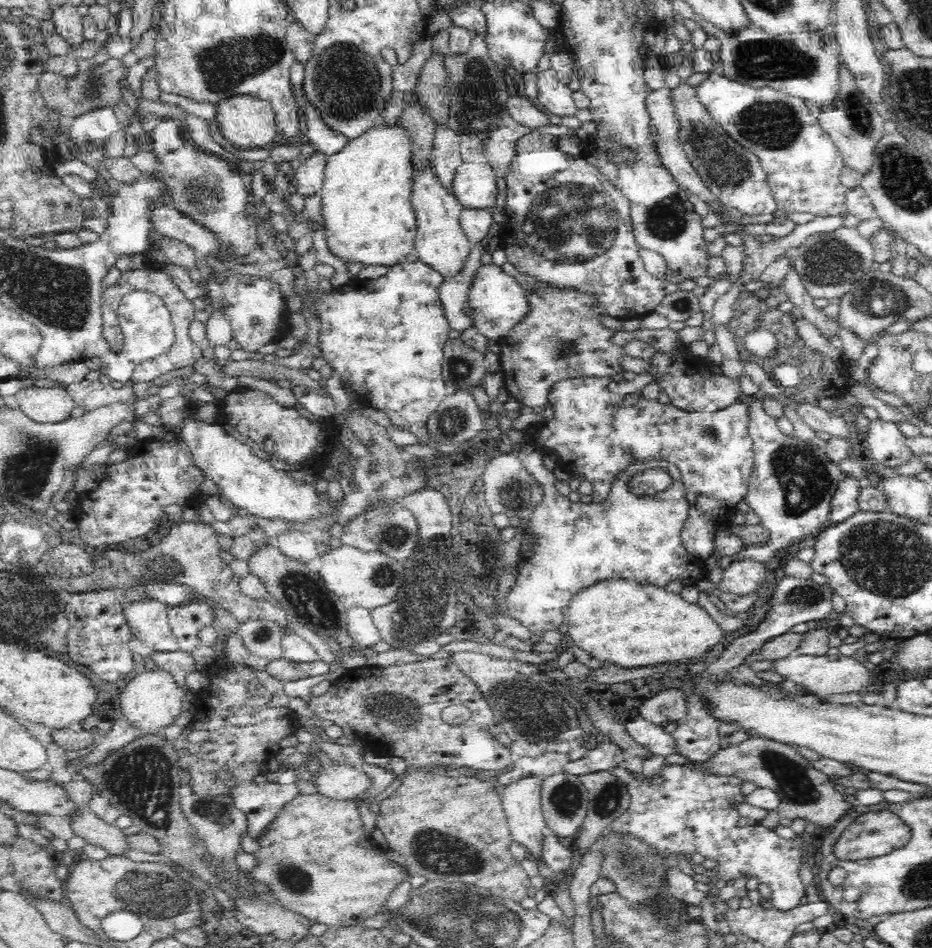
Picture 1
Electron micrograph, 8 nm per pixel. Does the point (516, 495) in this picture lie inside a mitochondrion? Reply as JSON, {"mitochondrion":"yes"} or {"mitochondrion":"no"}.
{"mitochondrion":"yes"}

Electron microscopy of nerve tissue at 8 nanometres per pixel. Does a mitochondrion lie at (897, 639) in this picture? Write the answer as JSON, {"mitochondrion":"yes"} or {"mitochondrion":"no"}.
{"mitochondrion":"no"}

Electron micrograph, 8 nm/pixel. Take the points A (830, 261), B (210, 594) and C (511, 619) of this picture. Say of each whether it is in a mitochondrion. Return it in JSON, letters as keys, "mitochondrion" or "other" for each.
{"A":"mitochondrion","B":"other","C":"other"}

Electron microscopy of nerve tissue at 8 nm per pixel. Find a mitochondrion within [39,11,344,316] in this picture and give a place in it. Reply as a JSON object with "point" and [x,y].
{"point":[224,65]}

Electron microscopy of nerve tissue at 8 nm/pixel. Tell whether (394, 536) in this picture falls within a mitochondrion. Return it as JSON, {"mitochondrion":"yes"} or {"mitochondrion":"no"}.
{"mitochondrion":"yes"}

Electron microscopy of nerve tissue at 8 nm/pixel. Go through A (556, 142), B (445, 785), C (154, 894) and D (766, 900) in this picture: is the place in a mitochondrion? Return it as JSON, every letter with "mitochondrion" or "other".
{"A":"other","B":"other","C":"mitochondrion","D":"other"}

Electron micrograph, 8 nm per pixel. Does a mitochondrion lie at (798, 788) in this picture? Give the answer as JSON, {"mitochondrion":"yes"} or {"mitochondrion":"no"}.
{"mitochondrion":"yes"}

